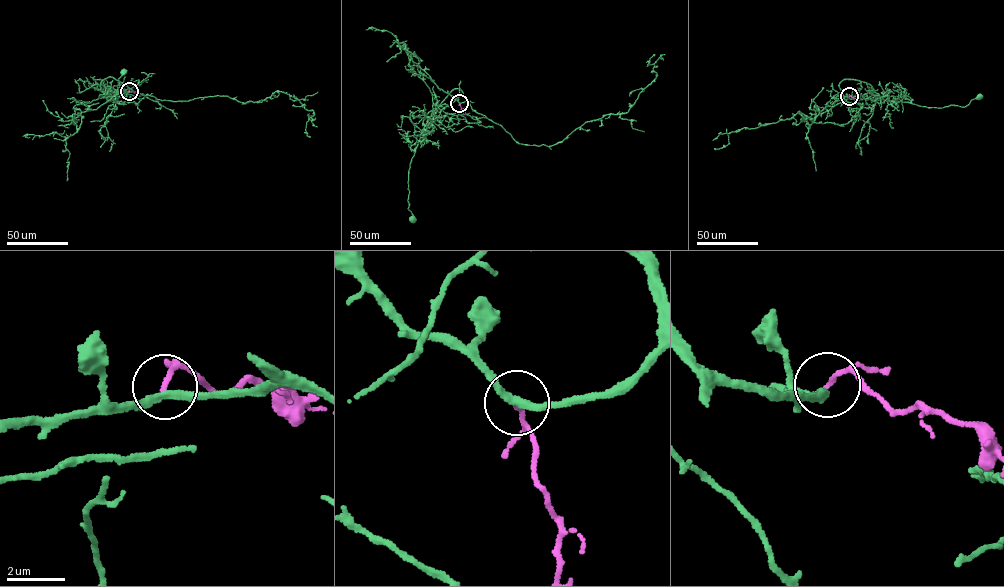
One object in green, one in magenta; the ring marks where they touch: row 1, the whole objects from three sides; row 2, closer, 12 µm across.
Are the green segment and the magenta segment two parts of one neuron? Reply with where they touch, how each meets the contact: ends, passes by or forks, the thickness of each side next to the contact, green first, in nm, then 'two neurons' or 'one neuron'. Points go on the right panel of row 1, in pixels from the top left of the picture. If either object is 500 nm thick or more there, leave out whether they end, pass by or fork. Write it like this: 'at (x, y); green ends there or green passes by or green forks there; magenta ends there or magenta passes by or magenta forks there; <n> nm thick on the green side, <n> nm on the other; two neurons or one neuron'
at (849, 96); green passes by; magenta ends there; 260 nm thick on the green side, 160 nm on the other; two neurons

